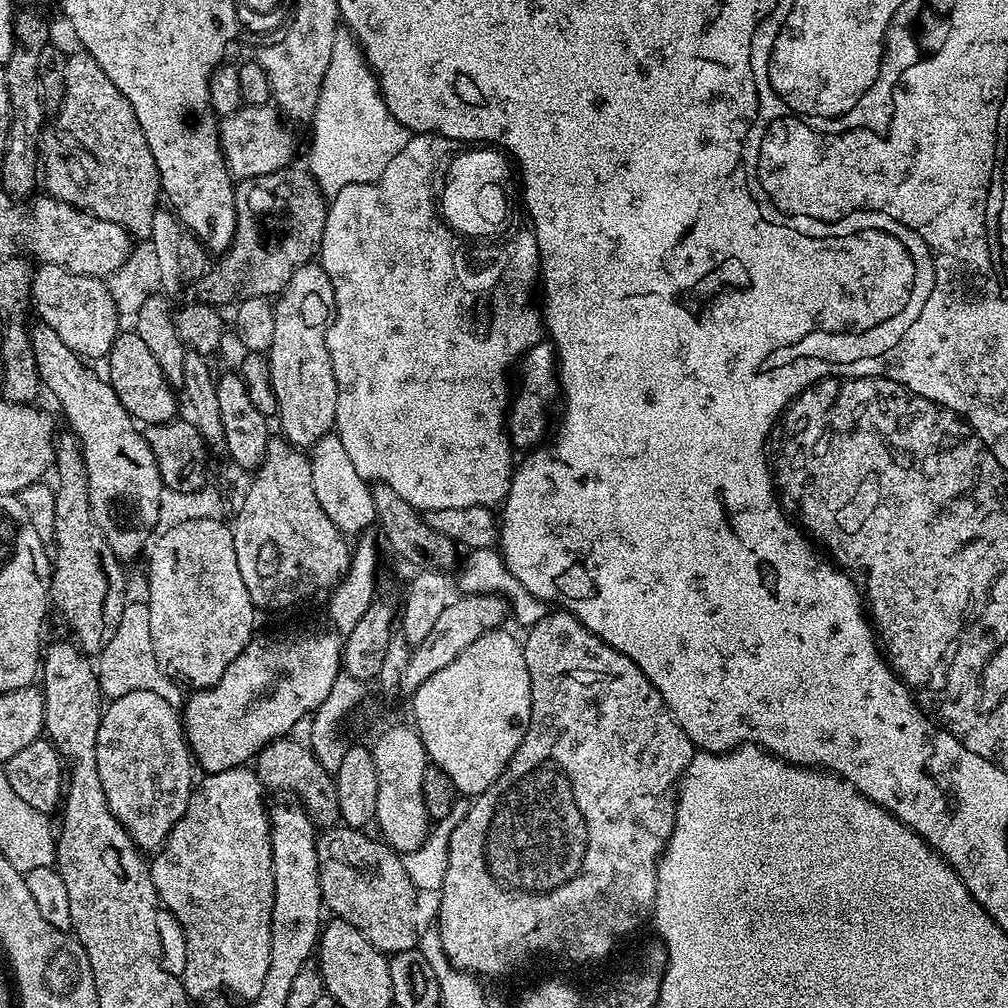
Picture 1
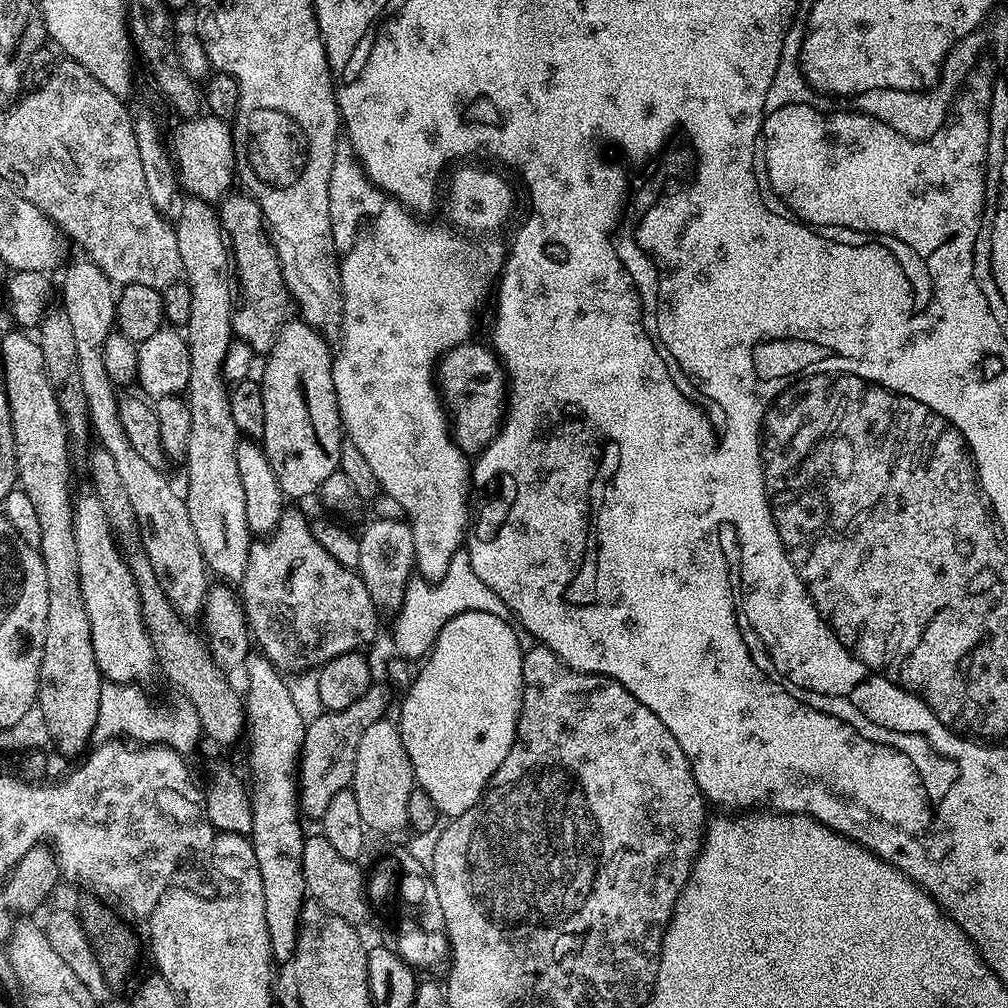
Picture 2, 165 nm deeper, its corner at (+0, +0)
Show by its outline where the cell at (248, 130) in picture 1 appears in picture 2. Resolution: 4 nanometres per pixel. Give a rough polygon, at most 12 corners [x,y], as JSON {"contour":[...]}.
{"contour":[[184,118],[170,155],[189,197],[219,202],[237,179],[232,125]]}

